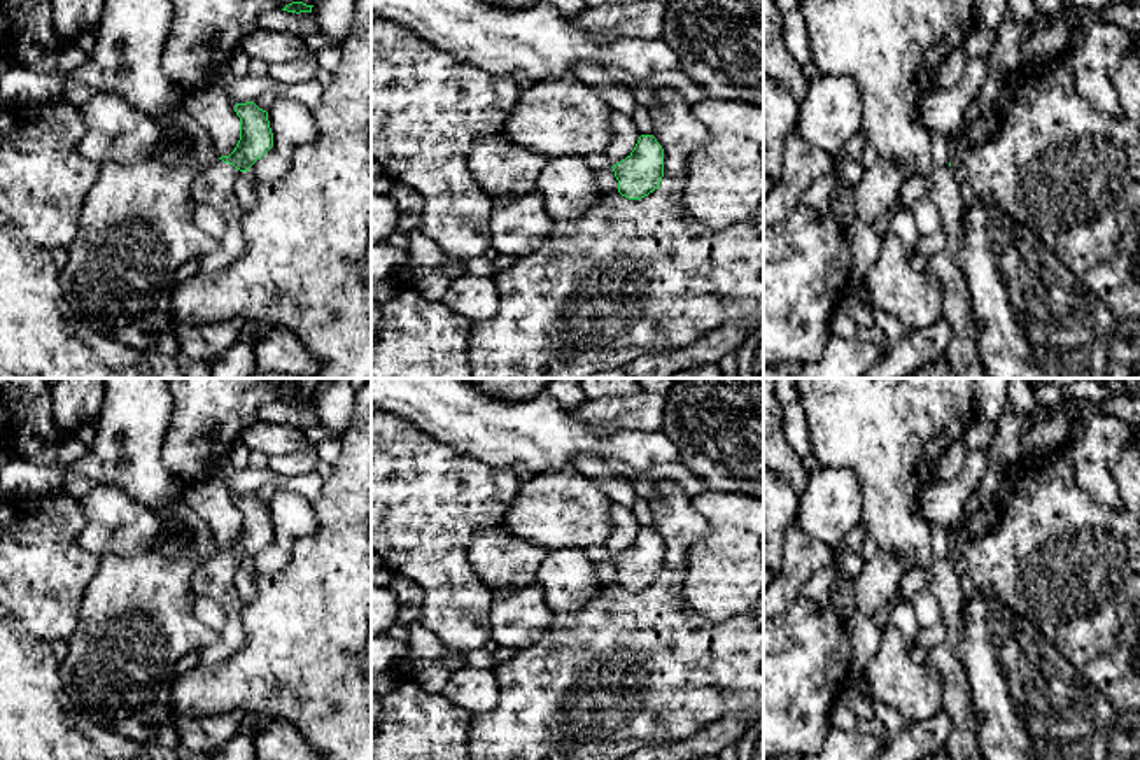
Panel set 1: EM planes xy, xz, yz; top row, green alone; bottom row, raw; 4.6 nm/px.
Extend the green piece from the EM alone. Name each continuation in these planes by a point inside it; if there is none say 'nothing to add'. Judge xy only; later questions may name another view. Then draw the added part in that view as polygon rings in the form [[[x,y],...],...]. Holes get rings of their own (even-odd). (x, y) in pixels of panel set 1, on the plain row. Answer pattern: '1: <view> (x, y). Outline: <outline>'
1: xy (212, 577). Outline: [[[217,552],[214,557],[203,559],[193,573],[193,595],[214,599],[226,616],[224,627],[217,632],[217,641],[198,651],[201,667],[228,660],[243,643],[242,602],[233,583],[242,566],[233,557]]]

